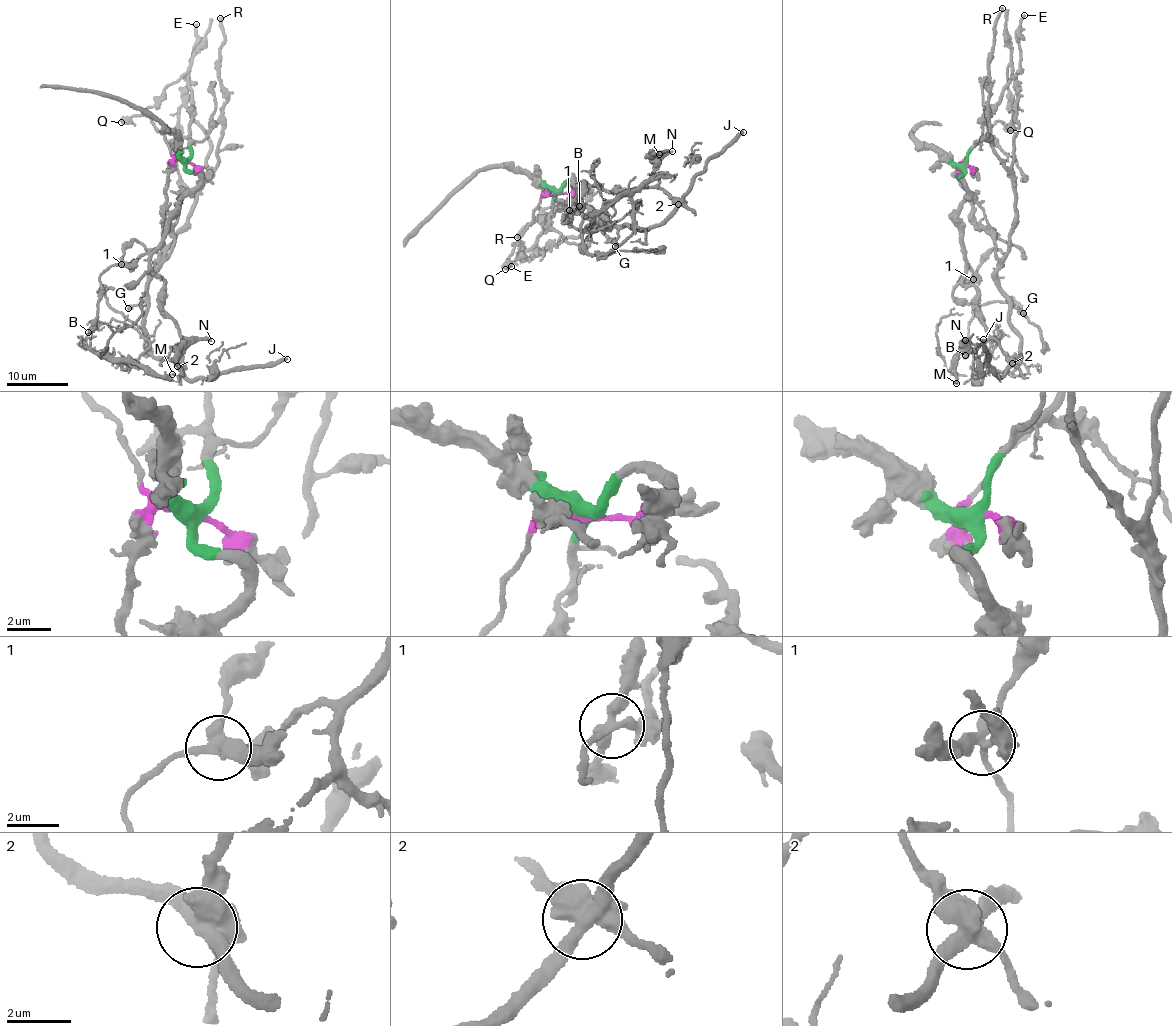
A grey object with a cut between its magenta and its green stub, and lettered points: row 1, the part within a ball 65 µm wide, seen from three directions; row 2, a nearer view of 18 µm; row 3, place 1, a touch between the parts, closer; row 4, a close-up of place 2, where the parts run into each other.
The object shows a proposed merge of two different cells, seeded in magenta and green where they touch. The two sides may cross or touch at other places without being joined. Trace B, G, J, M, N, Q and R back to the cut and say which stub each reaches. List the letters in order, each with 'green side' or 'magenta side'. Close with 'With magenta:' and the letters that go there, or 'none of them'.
B: green side
G: magenta side
J: magenta side
M: green side
N: green side
Q: magenta side
R: magenta side
With magenta: G, J, Q, R

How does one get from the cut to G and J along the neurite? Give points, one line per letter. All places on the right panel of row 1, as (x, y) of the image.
G: (965, 165), (960, 167), (960, 180), (968, 195), (972, 221), (991, 236), (998, 264), (998, 286), (1023, 313)
J: (965, 165), (960, 180), (972, 221), (994, 240), (998, 283), (1020, 338), (1016, 358), (997, 376), (983, 339)

